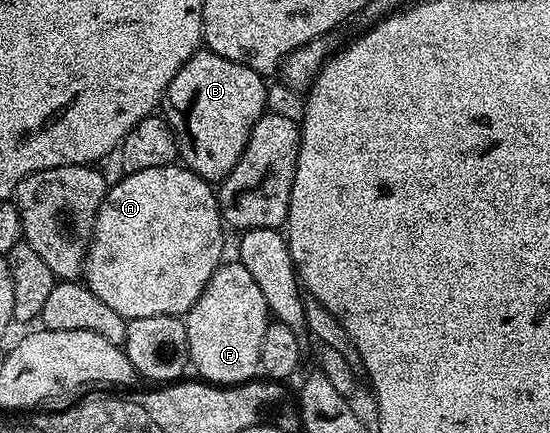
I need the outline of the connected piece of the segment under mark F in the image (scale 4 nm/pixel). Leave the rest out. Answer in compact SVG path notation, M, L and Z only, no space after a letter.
M219 264L184 319L190 362L193 371L198 371L203 381L219 386L237 386L259 375L260 346L272 317L260 286L256 286L252 274L248 274L242 264Z

